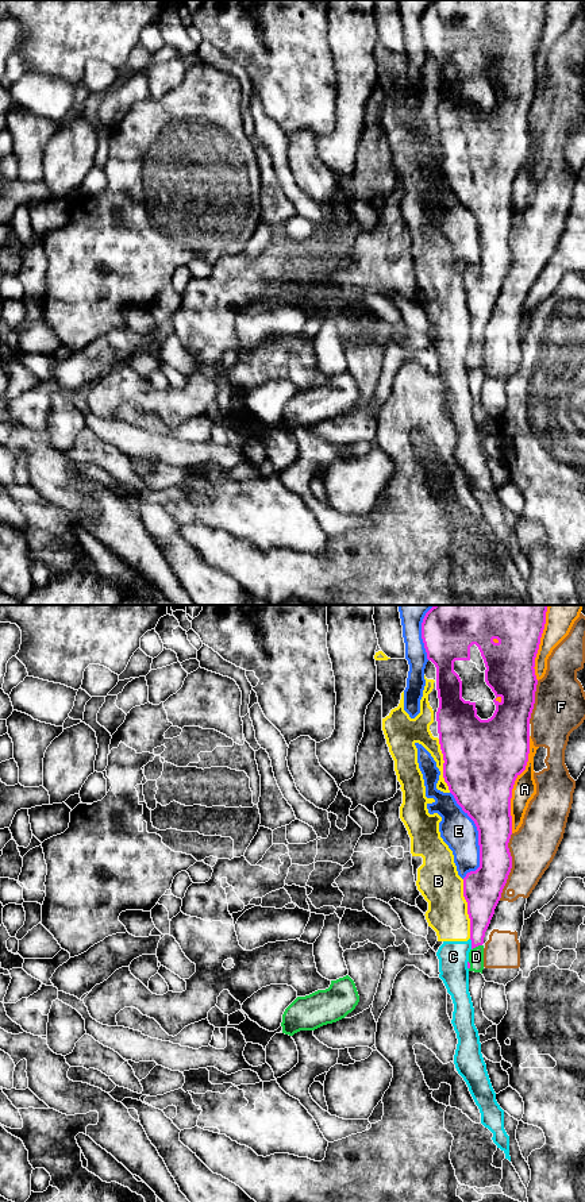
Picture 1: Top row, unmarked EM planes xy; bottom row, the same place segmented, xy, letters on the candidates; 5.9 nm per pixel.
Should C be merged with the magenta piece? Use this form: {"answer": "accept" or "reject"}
{"answer": "reject"}

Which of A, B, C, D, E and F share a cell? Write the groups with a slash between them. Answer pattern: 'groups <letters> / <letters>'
groups A / B C / D / E / F

